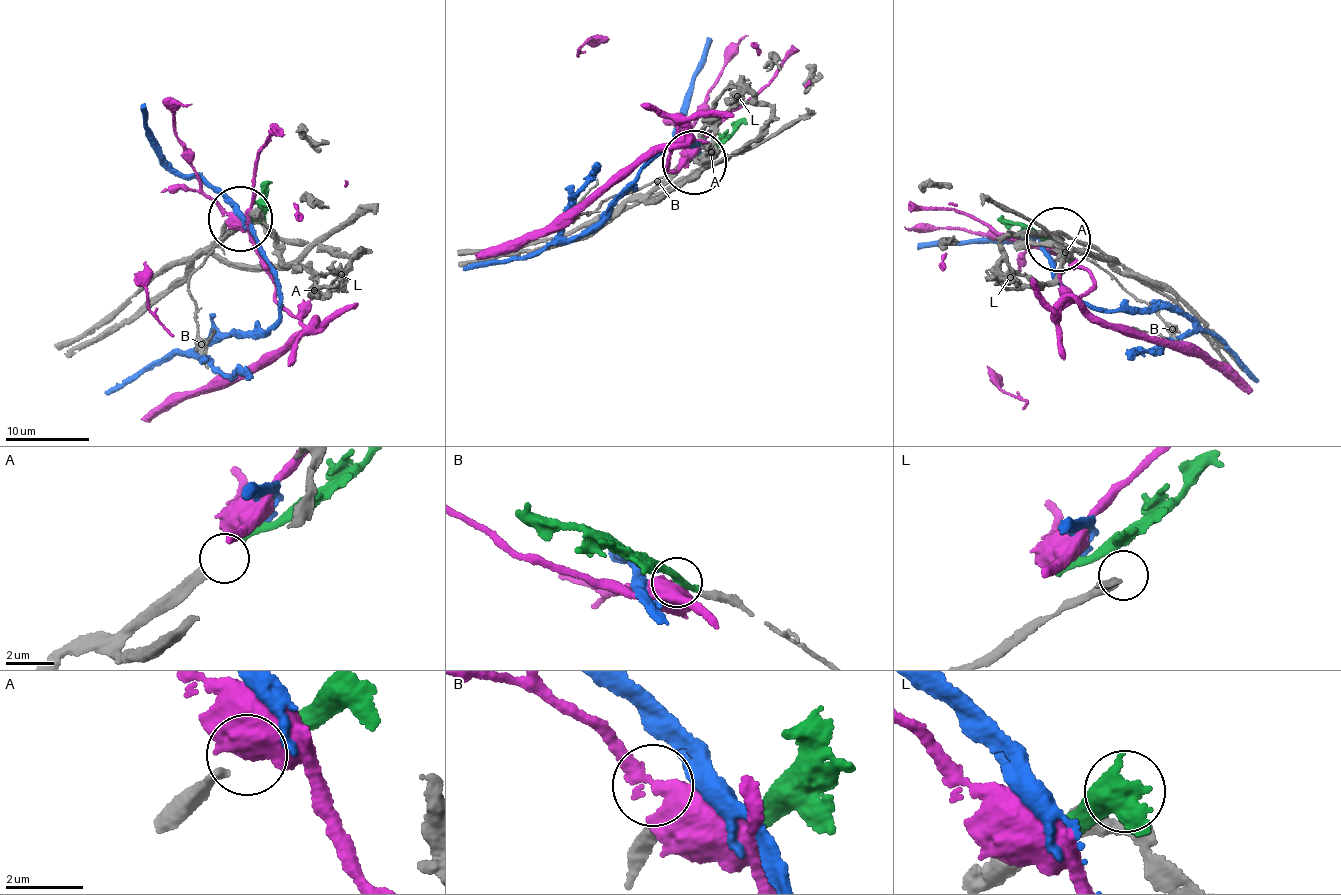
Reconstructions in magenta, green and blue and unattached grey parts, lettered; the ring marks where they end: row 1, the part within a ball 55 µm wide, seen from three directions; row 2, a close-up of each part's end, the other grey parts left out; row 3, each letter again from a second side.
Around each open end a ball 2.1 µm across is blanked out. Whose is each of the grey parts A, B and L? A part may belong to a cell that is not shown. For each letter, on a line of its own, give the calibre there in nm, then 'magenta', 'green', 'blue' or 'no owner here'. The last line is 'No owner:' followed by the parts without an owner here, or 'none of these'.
A: calibre 280 nm; green
B: calibre 360 nm; no owner here
L: calibre 320 nm; no owner here
No owner: B, L

